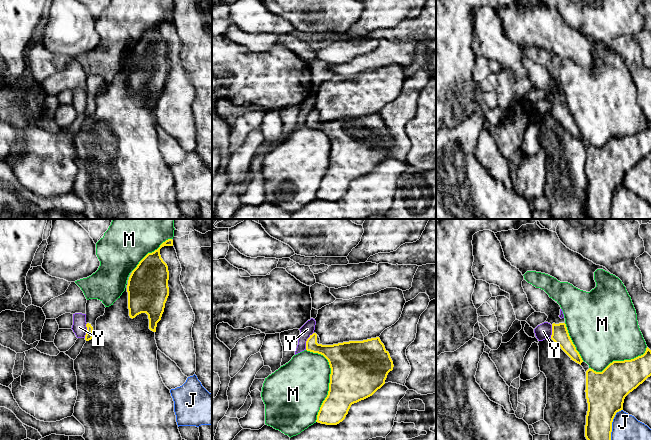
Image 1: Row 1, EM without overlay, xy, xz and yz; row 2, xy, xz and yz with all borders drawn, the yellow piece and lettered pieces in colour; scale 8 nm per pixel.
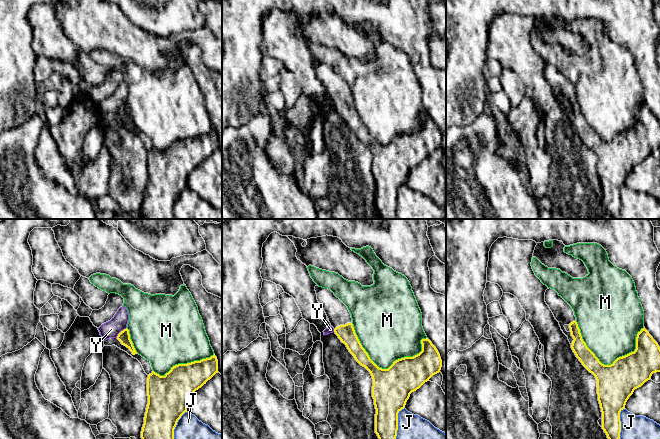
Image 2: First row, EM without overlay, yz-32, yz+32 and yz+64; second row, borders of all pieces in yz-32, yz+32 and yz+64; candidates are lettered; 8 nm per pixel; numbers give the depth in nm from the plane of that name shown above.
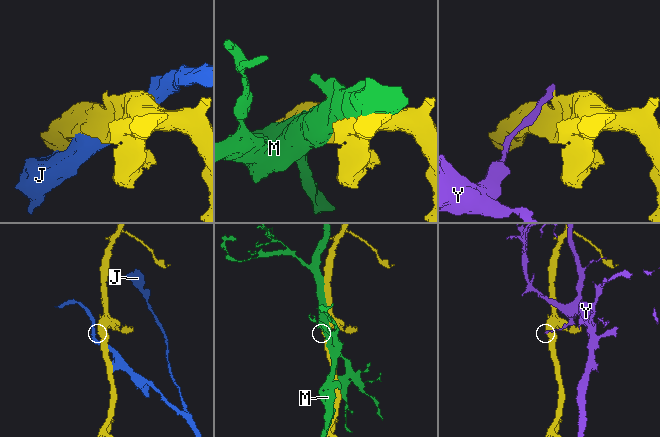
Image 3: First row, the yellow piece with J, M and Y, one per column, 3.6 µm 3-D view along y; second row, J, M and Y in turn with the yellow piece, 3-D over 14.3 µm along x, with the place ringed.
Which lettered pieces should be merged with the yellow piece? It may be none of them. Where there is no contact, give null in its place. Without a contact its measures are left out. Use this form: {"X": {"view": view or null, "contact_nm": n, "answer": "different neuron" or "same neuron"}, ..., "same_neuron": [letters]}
{"J": {"view": "yz", "contact_nm": 260, "answer": "different neuron"}, "M": {"view": "xz", "contact_nm": 600, "answer": "different neuron"}, "Y": {"view": "xz", "contact_nm": 160, "answer": "different neuron"}, "same_neuron": []}

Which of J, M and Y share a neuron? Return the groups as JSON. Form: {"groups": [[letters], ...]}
{"groups": [["J"], ["M"], ["Y"]]}

